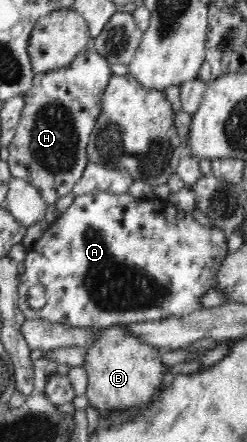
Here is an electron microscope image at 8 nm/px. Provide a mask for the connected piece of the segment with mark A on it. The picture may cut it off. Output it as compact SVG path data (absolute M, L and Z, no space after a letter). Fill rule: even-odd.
M95 191L89 194L75 196L72 205L60 213L55 219L50 221L49 226L43 234L28 248L24 262L24 273L19 275L18 285L18 307L27 319L39 320L45 322L60 324L66 327L90 327L90 328L108 328L116 325L126 325L132 323L155 322L156 320L172 318L176 316L189 316L194 311L201 309L200 297L212 289L216 283L216 273L221 267L222 260L227 255L227 237L220 226L210 227L200 224L191 214L183 210L178 210L173 204L167 204L162 209L156 209L154 201L148 201L146 198L133 197L129 192L113 194L112 192ZM34 285L42 285L46 291L46 305L40 309L34 310L28 305L26 295L28 289Z

